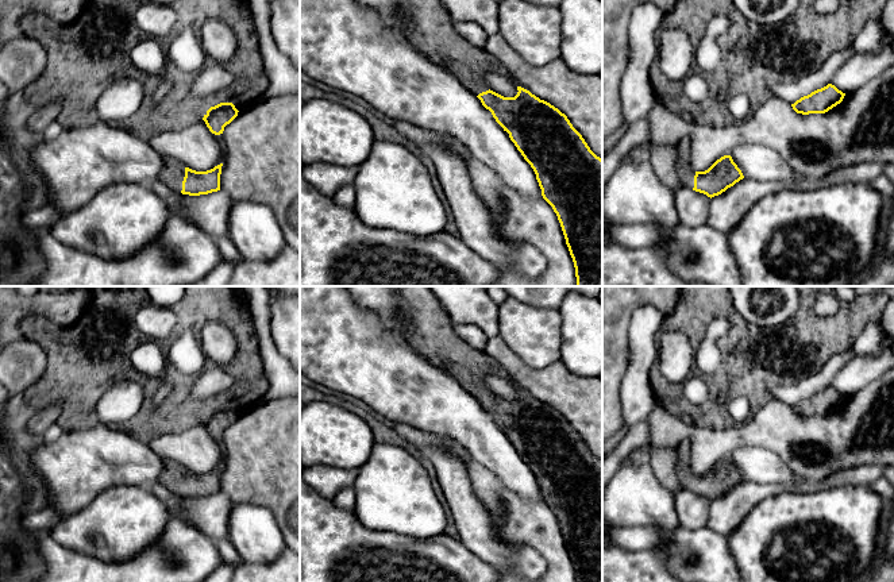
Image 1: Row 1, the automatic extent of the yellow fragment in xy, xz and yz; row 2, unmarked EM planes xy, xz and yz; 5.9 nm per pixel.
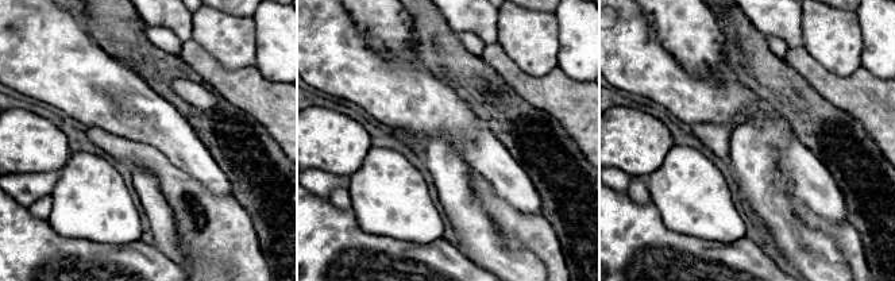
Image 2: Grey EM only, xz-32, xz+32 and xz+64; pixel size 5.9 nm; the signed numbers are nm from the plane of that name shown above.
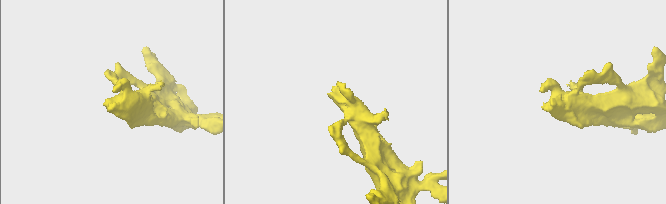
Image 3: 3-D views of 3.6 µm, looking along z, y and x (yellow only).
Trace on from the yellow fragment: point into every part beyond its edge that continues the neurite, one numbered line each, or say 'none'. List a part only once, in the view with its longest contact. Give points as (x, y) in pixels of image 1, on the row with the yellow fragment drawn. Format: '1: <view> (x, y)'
1: xy (173, 172)

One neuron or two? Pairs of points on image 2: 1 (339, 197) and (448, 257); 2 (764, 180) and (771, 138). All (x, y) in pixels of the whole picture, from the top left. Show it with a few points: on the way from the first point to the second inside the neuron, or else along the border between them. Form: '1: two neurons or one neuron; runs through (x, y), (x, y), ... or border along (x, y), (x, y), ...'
1: two neurons; border along (328, 200), (339, 208), (351, 208)
2: one neuron; runs through (764, 169), (764, 149)

